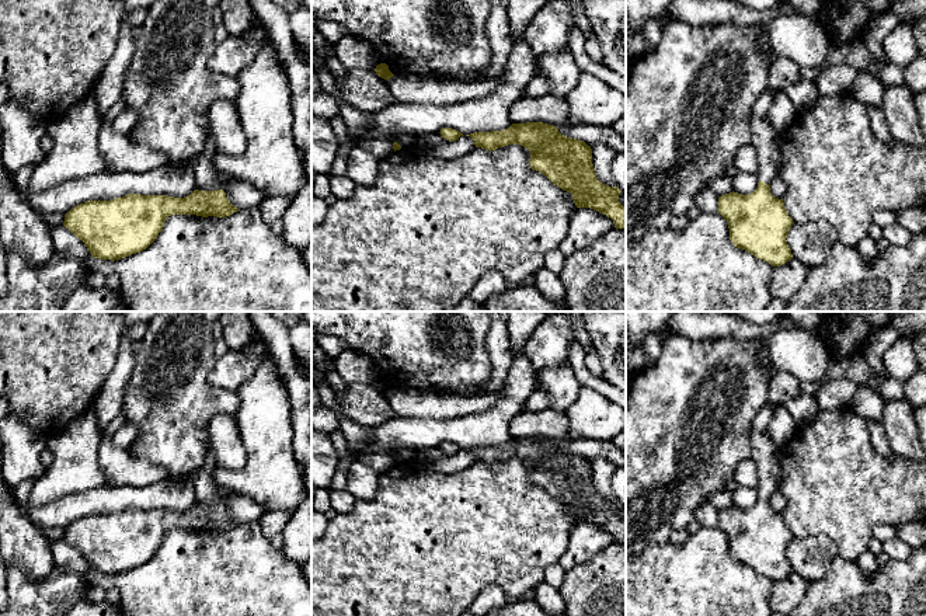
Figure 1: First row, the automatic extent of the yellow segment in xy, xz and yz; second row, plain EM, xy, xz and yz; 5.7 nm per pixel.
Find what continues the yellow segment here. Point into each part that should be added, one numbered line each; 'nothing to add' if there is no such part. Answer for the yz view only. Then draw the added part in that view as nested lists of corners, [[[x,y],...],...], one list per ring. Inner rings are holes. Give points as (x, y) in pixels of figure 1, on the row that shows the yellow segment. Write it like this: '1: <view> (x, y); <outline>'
1: yz (765, 139); [[[753,118],[751,145],[755,146],[758,153],[759,170],[756,175],[759,181],[770,184],[779,175],[779,133],[772,128],[769,121]]]

